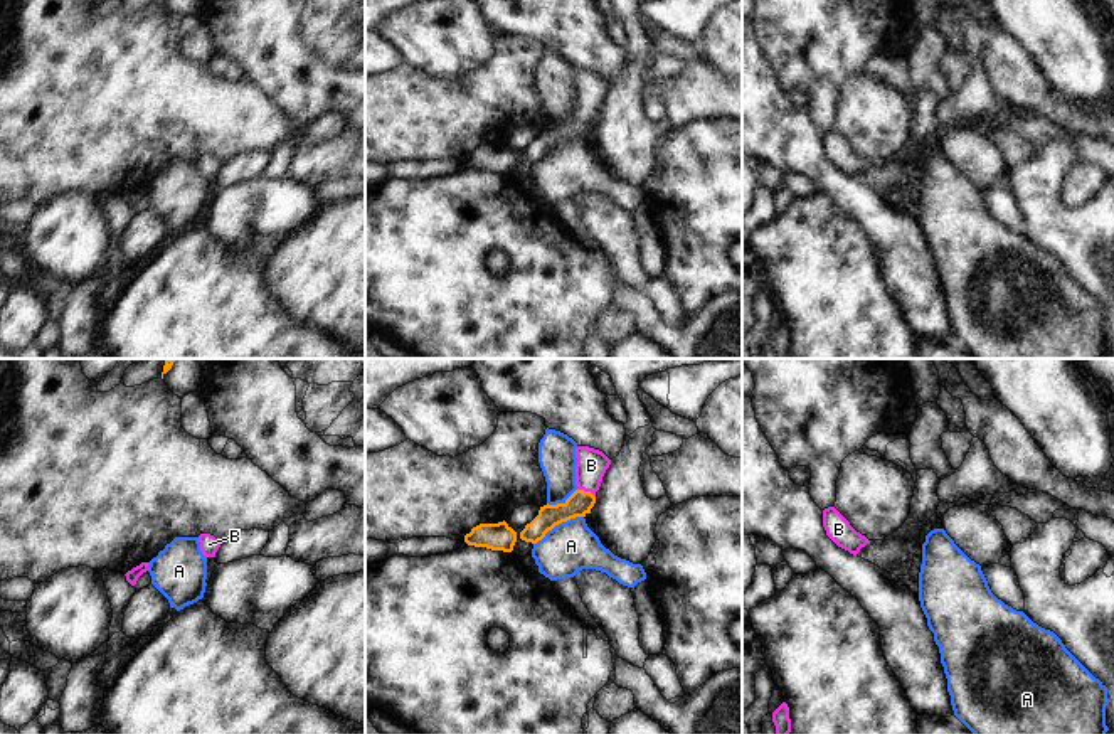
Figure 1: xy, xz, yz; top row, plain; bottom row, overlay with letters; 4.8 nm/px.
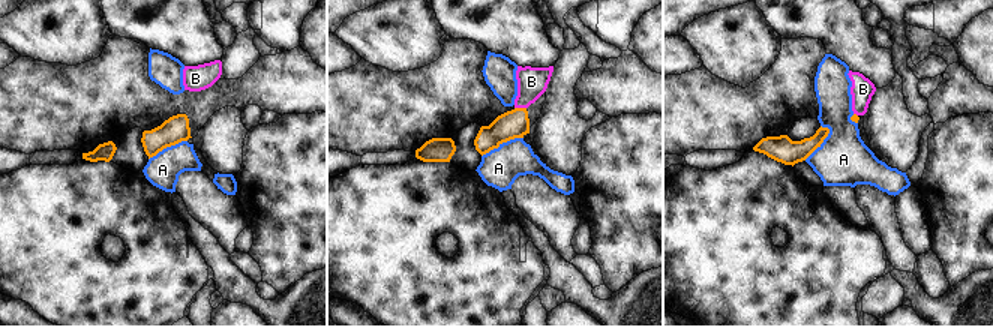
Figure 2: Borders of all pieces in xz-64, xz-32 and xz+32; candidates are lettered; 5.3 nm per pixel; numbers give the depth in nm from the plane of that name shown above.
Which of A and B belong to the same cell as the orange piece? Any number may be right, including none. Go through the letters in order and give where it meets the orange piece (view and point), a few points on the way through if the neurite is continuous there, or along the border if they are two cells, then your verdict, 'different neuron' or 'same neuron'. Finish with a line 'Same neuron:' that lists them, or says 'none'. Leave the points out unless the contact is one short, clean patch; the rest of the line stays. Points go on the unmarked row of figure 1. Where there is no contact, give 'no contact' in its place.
A: meets orange in xz at (557, 147); different neuron
B: meets orange in xz at (586, 115); runs through xz (581, 125), (586, 115), (591, 88); same neuron
Same neuron: B

